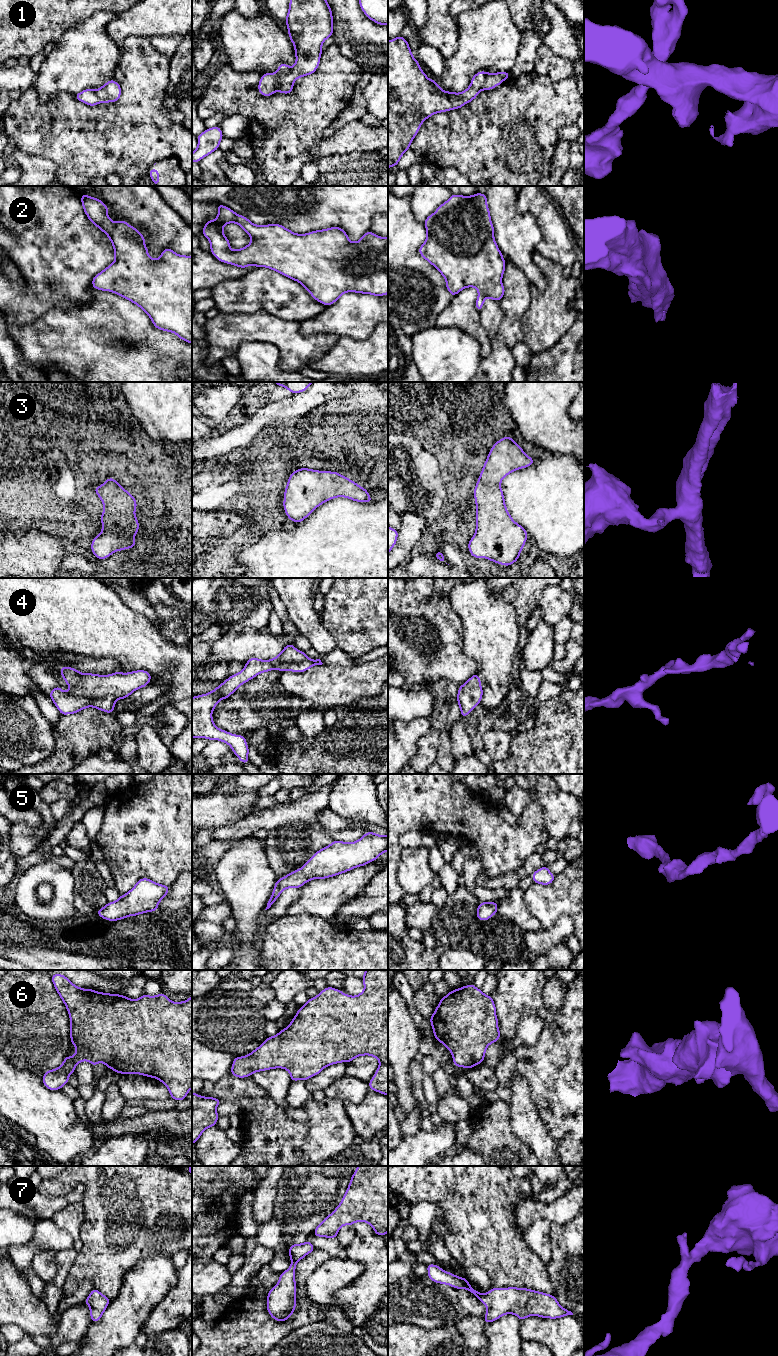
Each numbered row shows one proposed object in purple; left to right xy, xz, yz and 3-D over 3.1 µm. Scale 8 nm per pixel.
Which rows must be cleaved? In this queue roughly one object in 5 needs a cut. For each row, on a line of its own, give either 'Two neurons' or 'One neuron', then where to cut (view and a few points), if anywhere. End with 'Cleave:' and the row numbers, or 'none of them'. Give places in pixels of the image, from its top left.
1: One neuron. No split
2: One neuron. No split
3: One neuron. No split
4: One neuron. No split
5: One neuron. No split
6: One neuron. No split
7: One neuron. No split
Cleave: none of them

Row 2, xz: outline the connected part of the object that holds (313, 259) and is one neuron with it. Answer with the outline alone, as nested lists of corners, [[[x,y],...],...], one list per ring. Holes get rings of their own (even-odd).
[[[217,205],[217,218],[204,225],[202,234],[210,242],[210,252],[220,262],[240,268],[253,265],[272,269],[299,282],[315,300],[326,306],[335,303],[346,292],[374,296],[388,294],[388,237],[379,237],[368,231],[359,241],[350,242],[347,233],[340,227],[296,234],[280,224],[255,225],[230,208]],[[228,223],[240,225],[252,238],[251,242],[241,249],[232,250],[223,234],[224,225]]]

